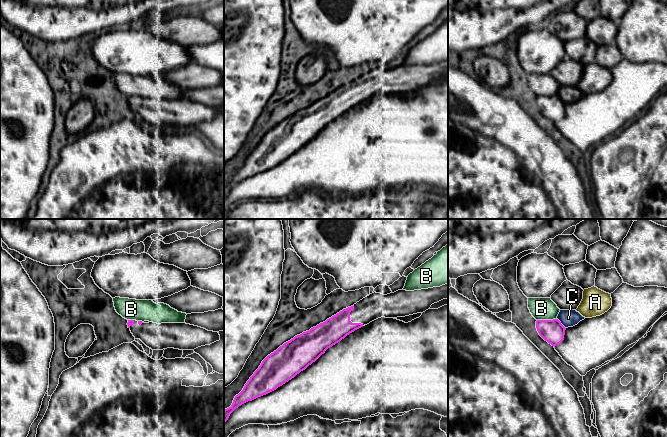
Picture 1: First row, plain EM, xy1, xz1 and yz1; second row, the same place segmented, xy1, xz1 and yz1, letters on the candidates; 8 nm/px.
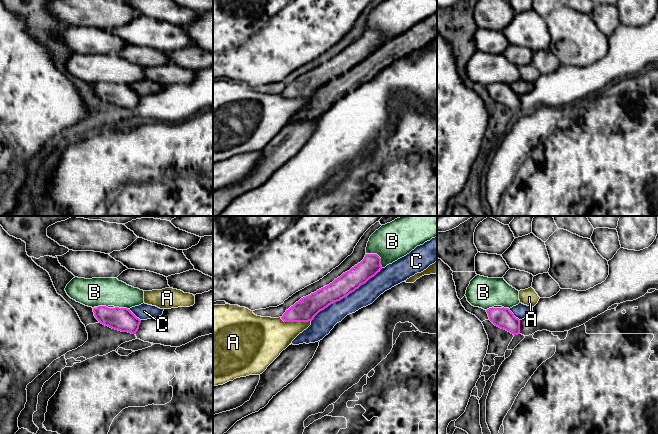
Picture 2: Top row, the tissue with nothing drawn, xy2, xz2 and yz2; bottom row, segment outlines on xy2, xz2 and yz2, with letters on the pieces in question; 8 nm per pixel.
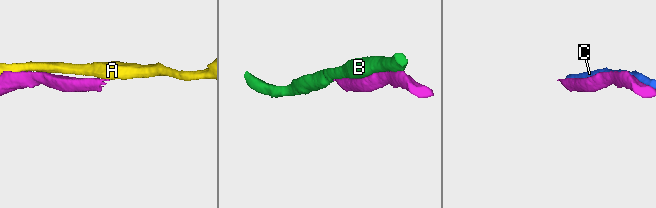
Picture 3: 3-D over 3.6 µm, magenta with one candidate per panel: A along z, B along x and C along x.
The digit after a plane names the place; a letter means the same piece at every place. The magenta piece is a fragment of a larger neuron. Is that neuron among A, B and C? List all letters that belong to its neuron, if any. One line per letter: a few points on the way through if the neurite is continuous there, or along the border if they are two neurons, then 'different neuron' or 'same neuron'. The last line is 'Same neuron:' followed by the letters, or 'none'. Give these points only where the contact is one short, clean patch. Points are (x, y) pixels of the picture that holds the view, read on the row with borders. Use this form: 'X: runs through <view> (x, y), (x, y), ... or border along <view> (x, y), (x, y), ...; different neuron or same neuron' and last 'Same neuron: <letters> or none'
A: different neuron
B: different neuron
C: different neuron
Same neuron: none

